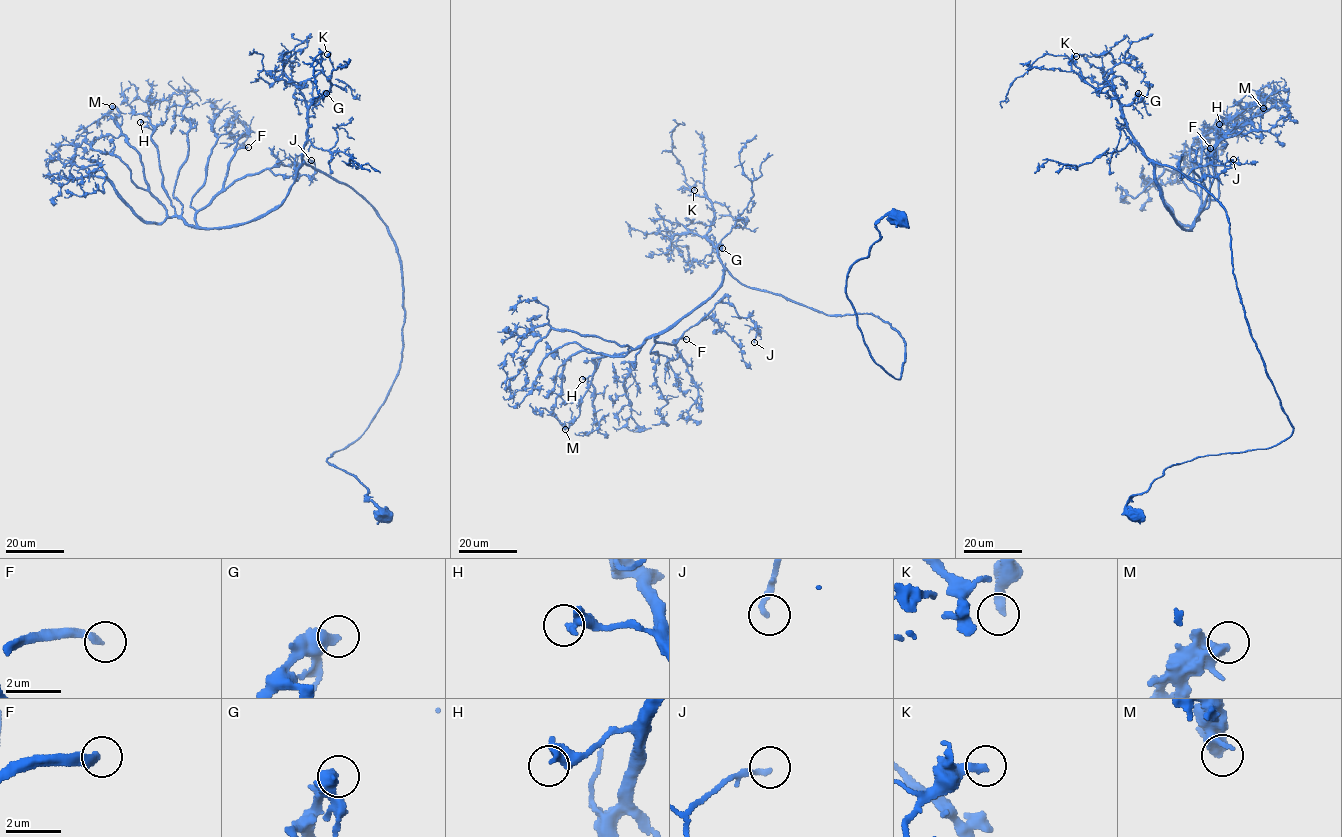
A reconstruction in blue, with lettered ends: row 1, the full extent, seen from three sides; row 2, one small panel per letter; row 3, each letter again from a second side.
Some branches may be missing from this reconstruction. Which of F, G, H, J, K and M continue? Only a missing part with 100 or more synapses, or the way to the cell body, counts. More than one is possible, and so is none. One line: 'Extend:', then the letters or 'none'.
Extend: F, G

